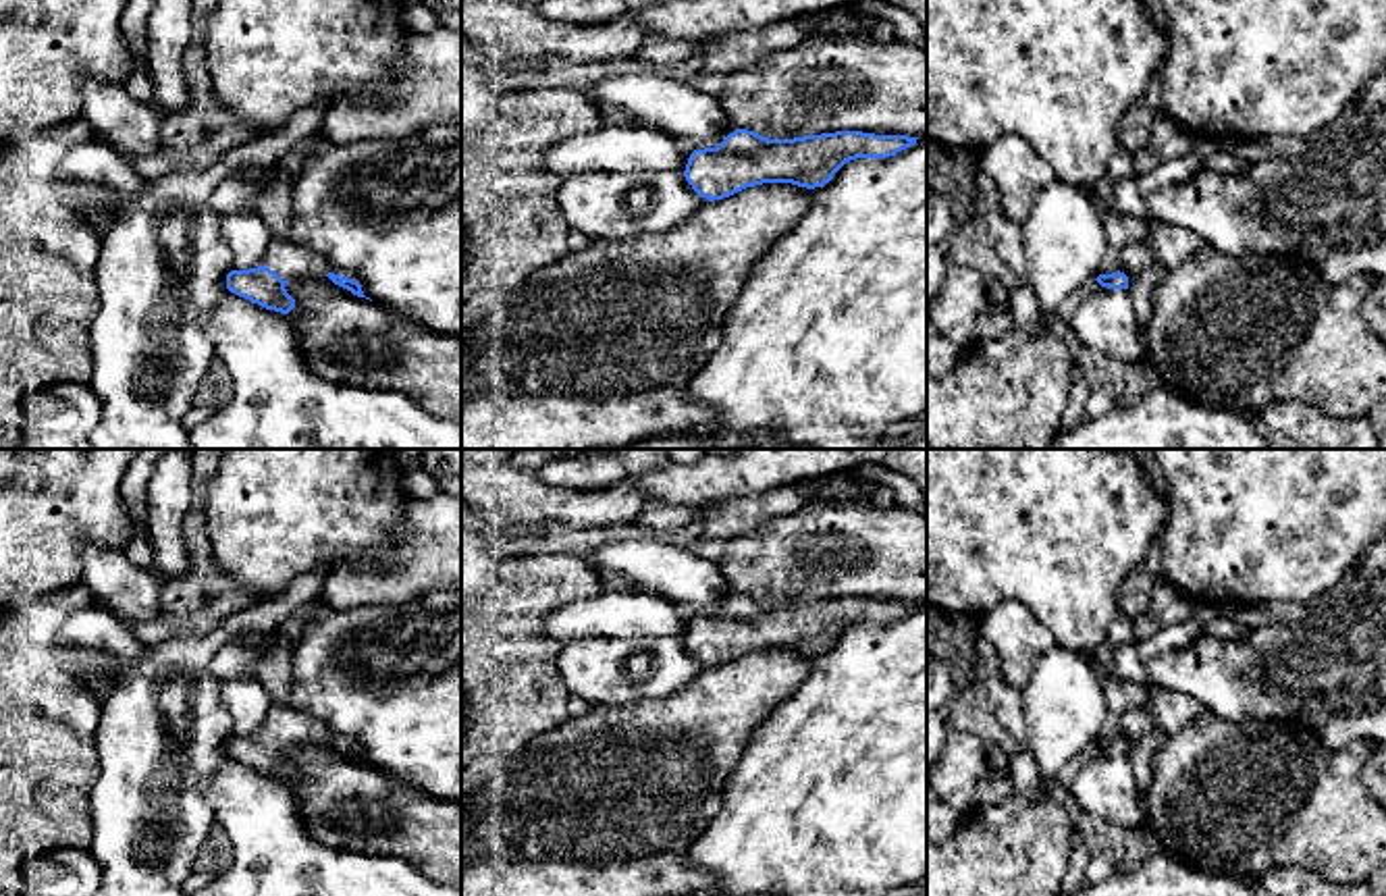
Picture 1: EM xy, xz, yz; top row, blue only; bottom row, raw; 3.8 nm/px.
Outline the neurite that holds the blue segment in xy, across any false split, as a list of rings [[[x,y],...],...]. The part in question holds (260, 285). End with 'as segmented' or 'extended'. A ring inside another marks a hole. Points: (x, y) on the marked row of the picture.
[[[272,237],[268,249],[251,268],[226,274],[226,289],[266,310],[289,314],[295,299],[285,285],[293,279],[320,279],[328,272],[328,262],[314,249]]]; extended

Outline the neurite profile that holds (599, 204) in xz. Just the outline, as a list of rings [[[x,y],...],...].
[[[576,173],[561,181],[559,206],[571,231],[590,239],[667,233],[690,220],[700,197],[677,173]]]

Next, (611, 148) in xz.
[[[605,125],[549,146],[544,170],[559,181],[576,173],[669,170],[684,175],[690,154],[690,148],[659,129]]]

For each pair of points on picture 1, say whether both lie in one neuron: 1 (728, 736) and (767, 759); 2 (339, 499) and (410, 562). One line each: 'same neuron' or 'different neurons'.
1: different neurons
2: different neurons

